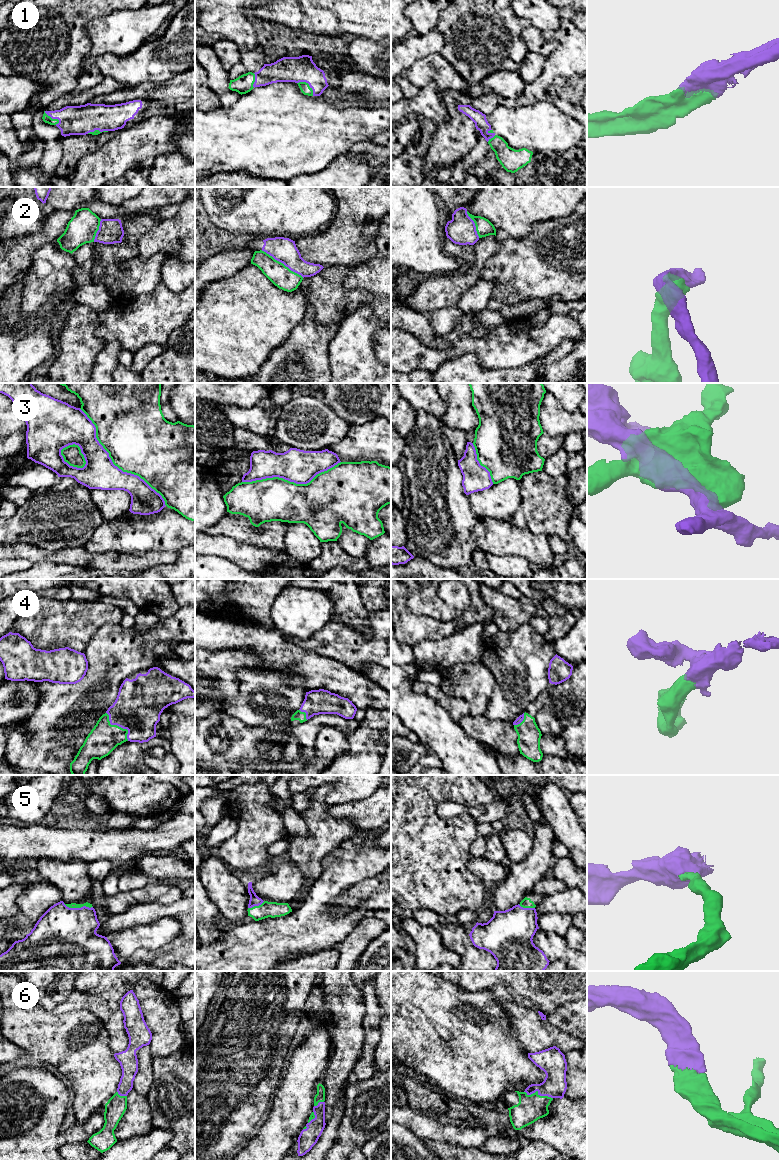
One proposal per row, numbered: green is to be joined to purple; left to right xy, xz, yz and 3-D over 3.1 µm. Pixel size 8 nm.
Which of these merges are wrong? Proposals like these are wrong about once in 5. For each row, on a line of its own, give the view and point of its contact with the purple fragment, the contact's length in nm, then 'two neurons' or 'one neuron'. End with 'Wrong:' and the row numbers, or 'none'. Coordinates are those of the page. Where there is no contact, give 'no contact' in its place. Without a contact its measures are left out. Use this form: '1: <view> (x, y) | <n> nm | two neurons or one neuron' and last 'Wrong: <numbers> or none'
1: xz (308, 83) | 170 nm | one neuron
2: xz (282, 262) | 400 nm | two neurons
3: xy (113, 464) | 1050 nm | two neurons
4: xy (118, 725) | 300 nm | one neuron
5: xy (78, 908) | 240 nm | one neuron
6: yz (538, 1093) | 240 nm | one neuron
Wrong: 2, 3

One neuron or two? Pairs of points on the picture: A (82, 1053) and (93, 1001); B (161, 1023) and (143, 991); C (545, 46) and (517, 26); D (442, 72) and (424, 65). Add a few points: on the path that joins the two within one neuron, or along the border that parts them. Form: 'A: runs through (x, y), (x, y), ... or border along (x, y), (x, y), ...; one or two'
A: border along (67, 1012), (88, 1010), (107, 1029); two
B: runs through (161, 1015), (160, 1008), (151, 999); one
C: border along (530, 24), (522, 32), (522, 38), (528, 51); two
D: runs through (438, 73), (428, 69); one

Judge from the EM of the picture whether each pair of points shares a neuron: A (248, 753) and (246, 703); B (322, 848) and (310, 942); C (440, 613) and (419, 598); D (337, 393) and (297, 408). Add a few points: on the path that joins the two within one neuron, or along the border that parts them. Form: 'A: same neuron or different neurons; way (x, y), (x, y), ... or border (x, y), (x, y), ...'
A: different neurons; border (226, 713), (239, 718), (249, 725), (270, 726)
B: different neurons; border (322, 868), (320, 876), (307, 890)
C: same neuron; way (435, 608), (424, 600)
D: different neurons; border (326, 402), (342, 419)

